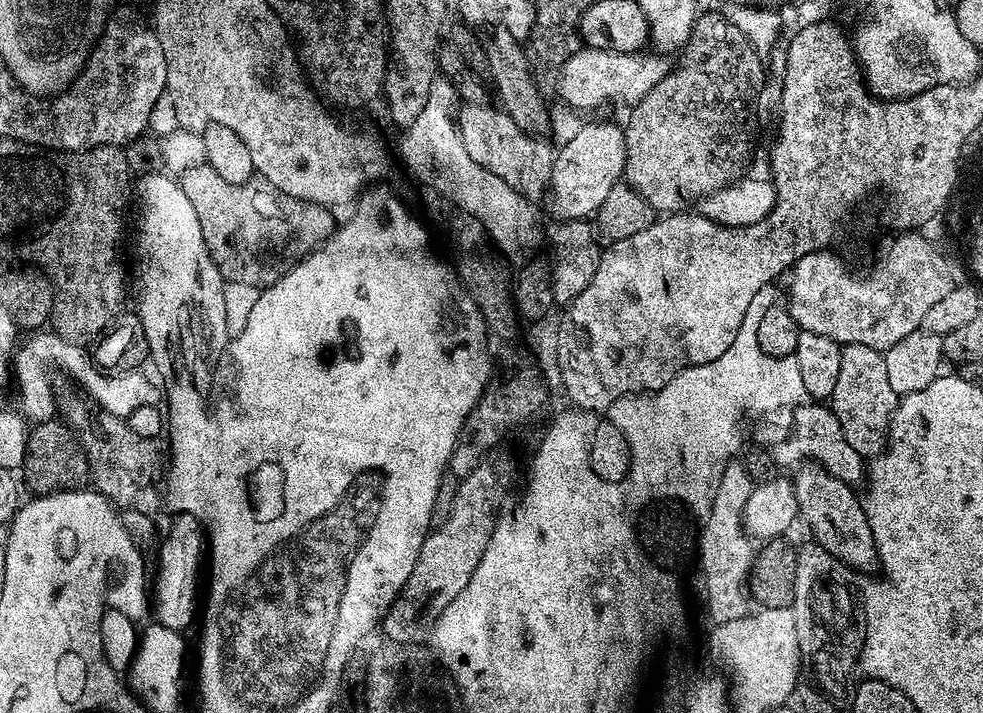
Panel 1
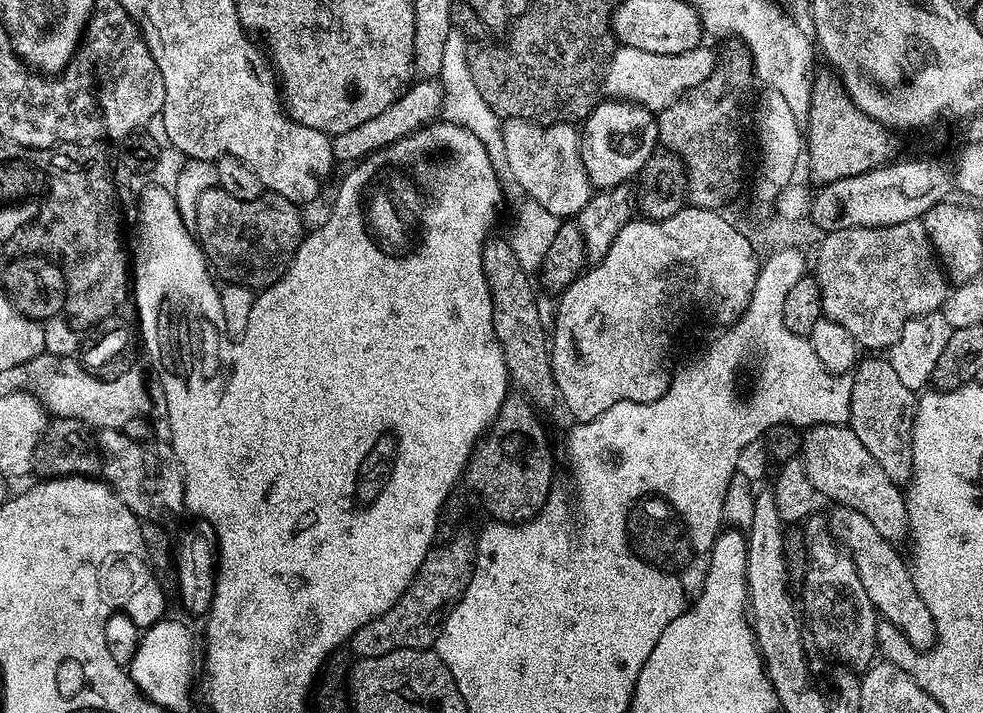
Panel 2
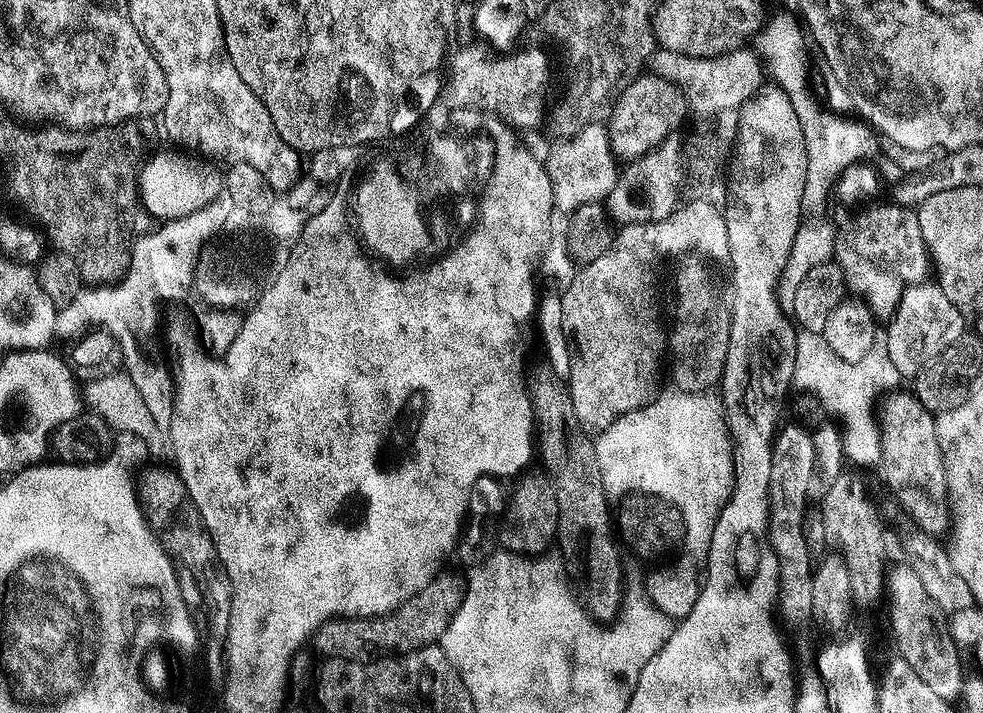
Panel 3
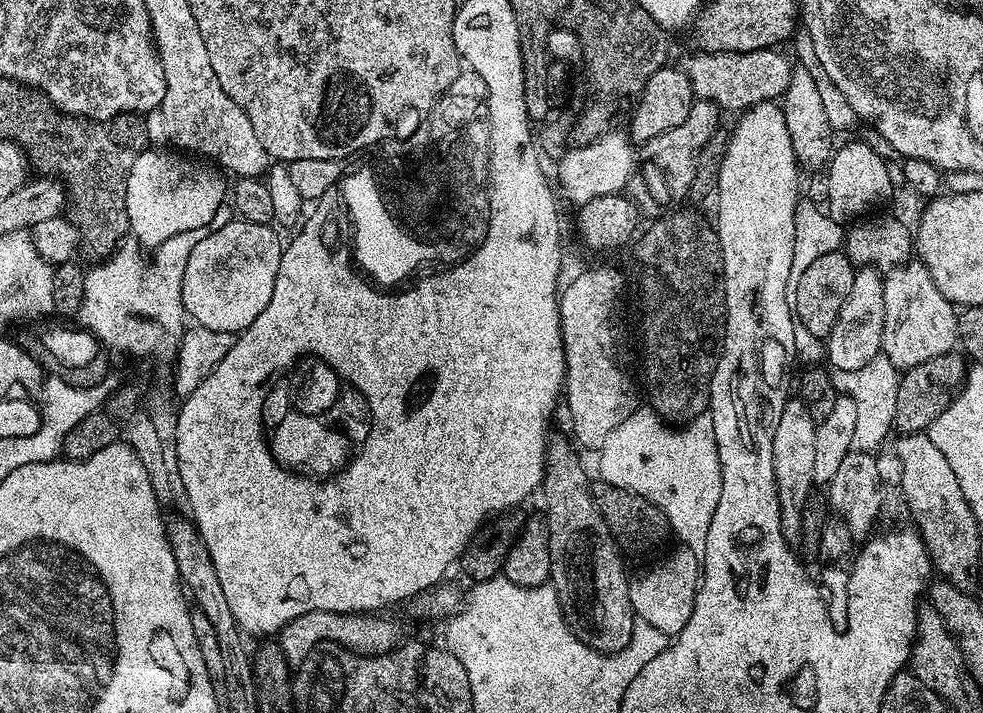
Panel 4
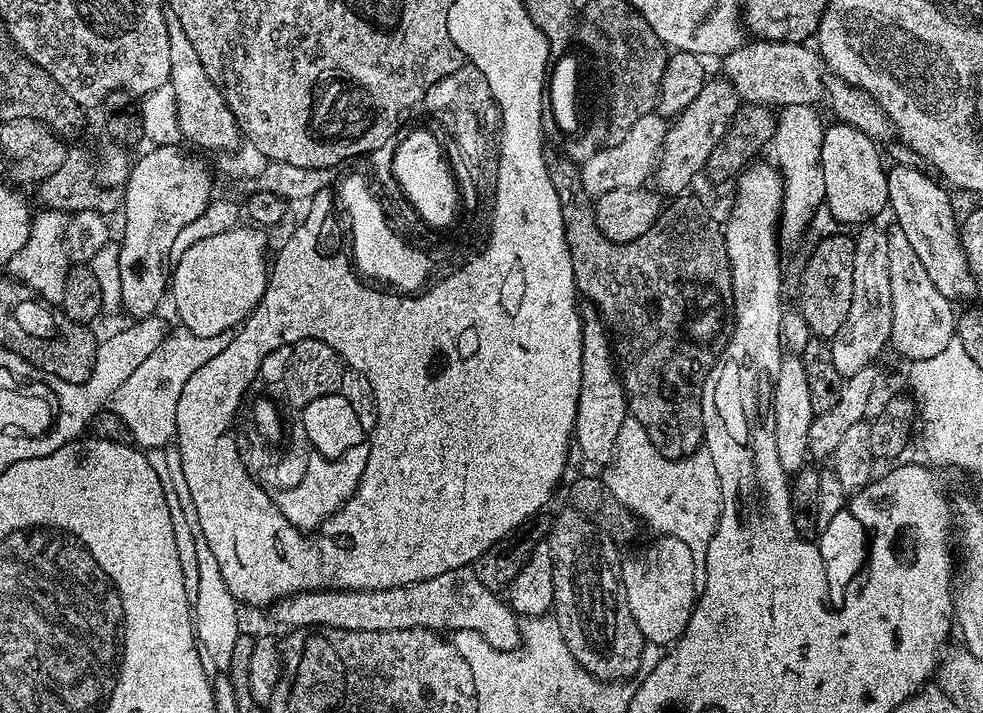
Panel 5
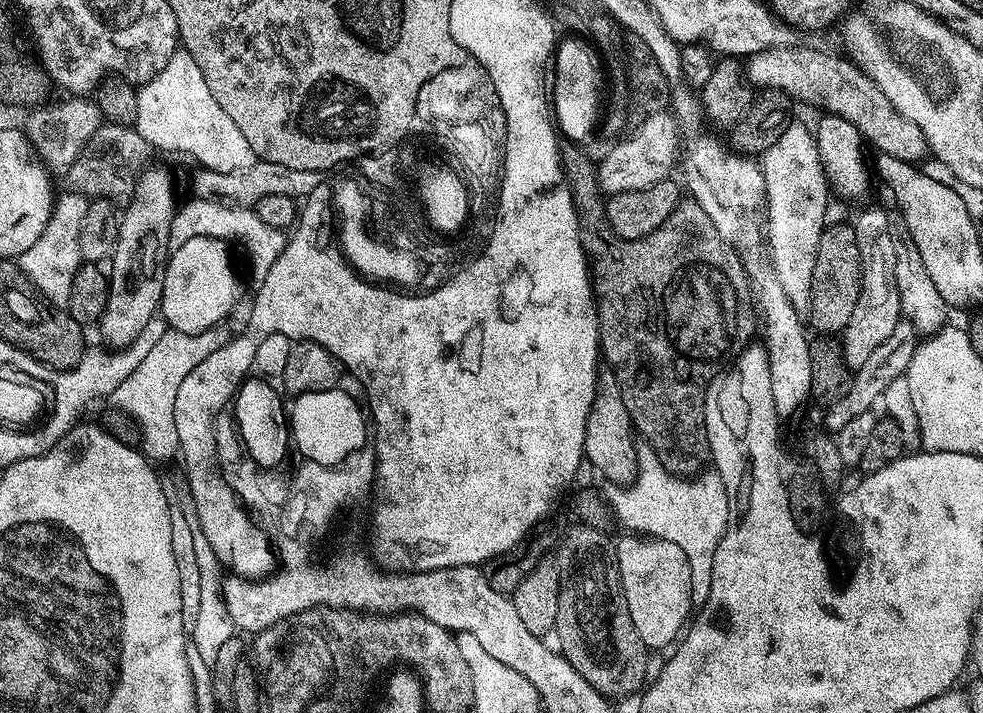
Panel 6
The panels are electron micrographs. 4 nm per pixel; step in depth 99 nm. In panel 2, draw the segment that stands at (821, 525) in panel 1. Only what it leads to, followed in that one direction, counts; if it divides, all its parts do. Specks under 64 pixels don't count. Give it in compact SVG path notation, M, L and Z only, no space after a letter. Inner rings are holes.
M843 506L833 507L828 516L828 526L837 542L844 545L852 554L856 563L858 576L862 578L862 586L866 586L866 594L870 594L870 602L877 613L887 623L897 628L917 650L927 650L936 643L936 627L930 610L926 610L926 602L918 594L912 581L909 565L896 553L897 545L887 540L875 530L866 515L858 510Z

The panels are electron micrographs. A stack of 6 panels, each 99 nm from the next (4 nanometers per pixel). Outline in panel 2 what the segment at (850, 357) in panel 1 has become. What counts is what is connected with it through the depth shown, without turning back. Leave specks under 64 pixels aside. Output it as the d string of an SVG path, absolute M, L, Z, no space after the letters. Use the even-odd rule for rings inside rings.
M887 358L861 359L854 369L852 382L847 423L893 482L899 486L907 485L912 479L912 423L916 417L917 393L902 386Z

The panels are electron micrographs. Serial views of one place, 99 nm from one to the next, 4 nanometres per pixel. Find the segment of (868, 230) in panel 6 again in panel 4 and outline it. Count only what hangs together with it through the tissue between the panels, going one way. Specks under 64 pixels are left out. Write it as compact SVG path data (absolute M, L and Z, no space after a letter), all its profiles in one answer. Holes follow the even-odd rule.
M864 266L857 271L850 294L842 302L838 322L826 338L826 360L833 364L835 371L854 371L861 369L876 355L882 352L882 326L886 318L884 301L884 276L871 267Z

